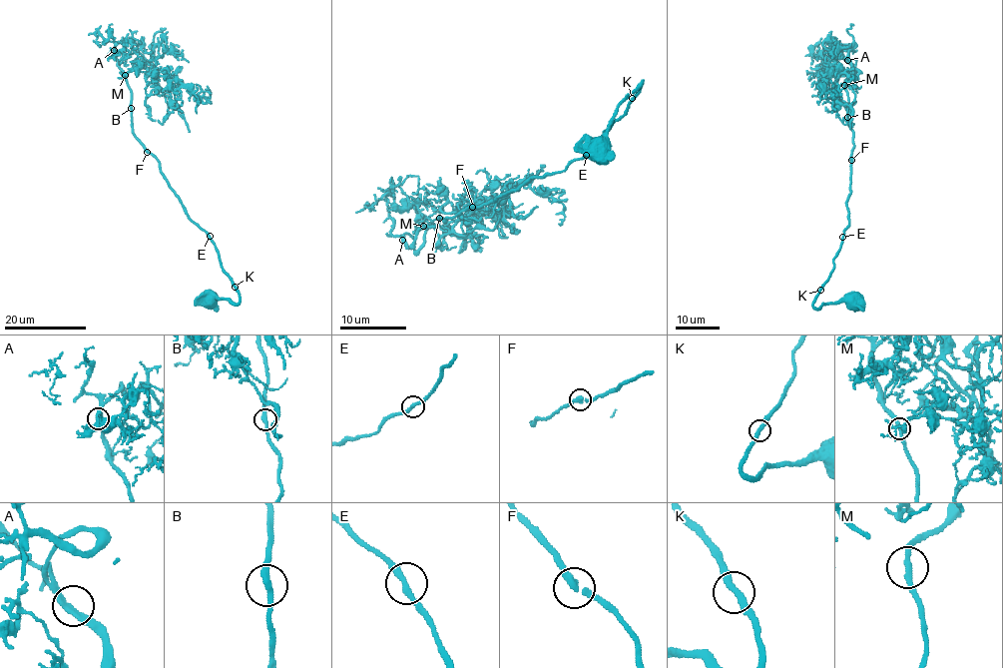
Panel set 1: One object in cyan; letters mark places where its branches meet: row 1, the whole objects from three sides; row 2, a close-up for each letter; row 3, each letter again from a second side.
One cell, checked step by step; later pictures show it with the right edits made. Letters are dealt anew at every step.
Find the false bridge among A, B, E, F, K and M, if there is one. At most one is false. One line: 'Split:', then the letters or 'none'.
Split: none

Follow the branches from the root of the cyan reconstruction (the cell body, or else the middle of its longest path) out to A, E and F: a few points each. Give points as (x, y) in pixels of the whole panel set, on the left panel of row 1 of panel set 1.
A: (209, 300), (238, 304), (239, 292), (213, 240), (134, 136), (131, 89), (114, 51)
E: (209, 300), (222, 298), (235, 305), (239, 301), (239, 292), (223, 269), (218, 251), (210, 236)
F: (209, 300), (222, 298), (238, 304), (239, 292), (223, 269), (213, 240), (186, 214), (160, 163), (147, 152)

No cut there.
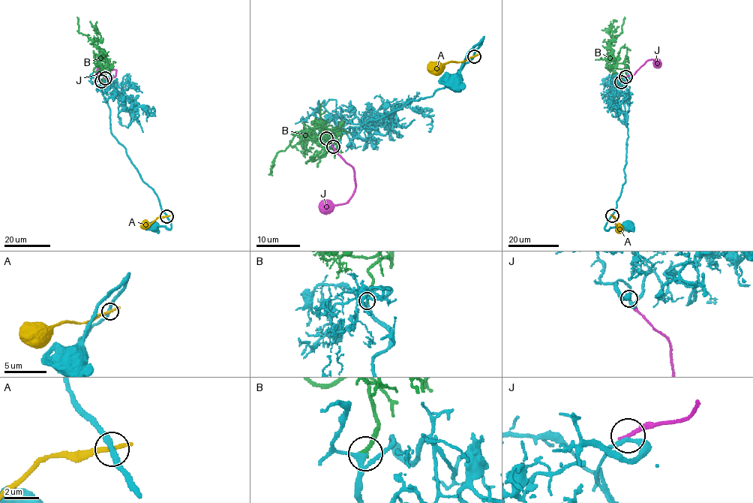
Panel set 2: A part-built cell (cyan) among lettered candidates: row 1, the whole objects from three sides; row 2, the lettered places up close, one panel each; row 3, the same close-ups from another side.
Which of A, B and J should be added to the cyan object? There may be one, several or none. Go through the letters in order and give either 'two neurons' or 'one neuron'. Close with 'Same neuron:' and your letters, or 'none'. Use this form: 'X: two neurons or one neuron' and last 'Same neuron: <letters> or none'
A: two neurons
B: one neuron
J: two neurons
Same neuron: B

